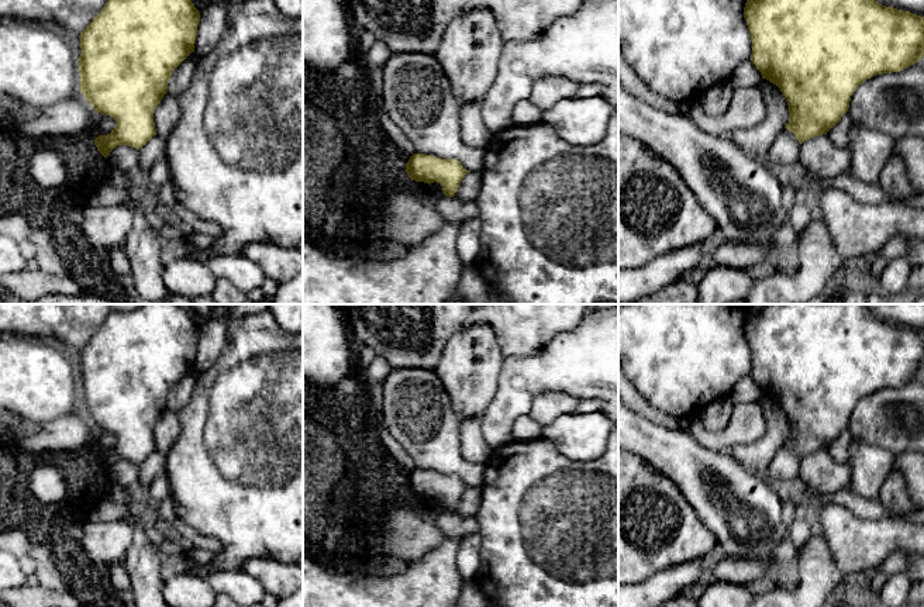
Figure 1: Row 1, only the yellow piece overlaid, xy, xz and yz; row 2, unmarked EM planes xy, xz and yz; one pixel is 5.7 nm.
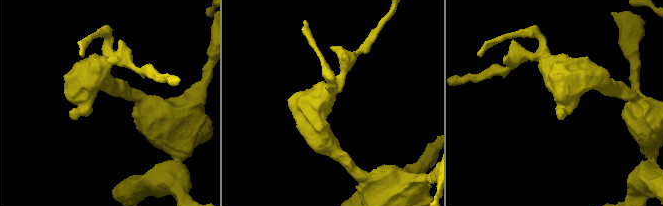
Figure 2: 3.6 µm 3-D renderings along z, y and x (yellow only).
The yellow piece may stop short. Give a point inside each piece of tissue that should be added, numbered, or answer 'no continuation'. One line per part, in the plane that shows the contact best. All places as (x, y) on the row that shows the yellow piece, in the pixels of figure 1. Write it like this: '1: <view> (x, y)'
no continuation

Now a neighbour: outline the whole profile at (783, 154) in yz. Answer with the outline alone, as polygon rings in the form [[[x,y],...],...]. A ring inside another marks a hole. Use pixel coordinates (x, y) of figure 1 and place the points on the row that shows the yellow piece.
[[[785,128],[775,138],[765,161],[779,170],[790,169],[800,162],[800,145],[793,132]]]

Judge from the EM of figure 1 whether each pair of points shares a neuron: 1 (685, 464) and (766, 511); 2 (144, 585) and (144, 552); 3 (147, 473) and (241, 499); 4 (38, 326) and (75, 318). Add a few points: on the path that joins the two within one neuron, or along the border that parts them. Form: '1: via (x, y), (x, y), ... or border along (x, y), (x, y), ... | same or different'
1: via (704, 480), (747, 511) | same
2: via (144, 576), (144, 561) | same
3: border along (166, 454), (164, 472) | different
4: via (47, 318), (66, 318) | same

